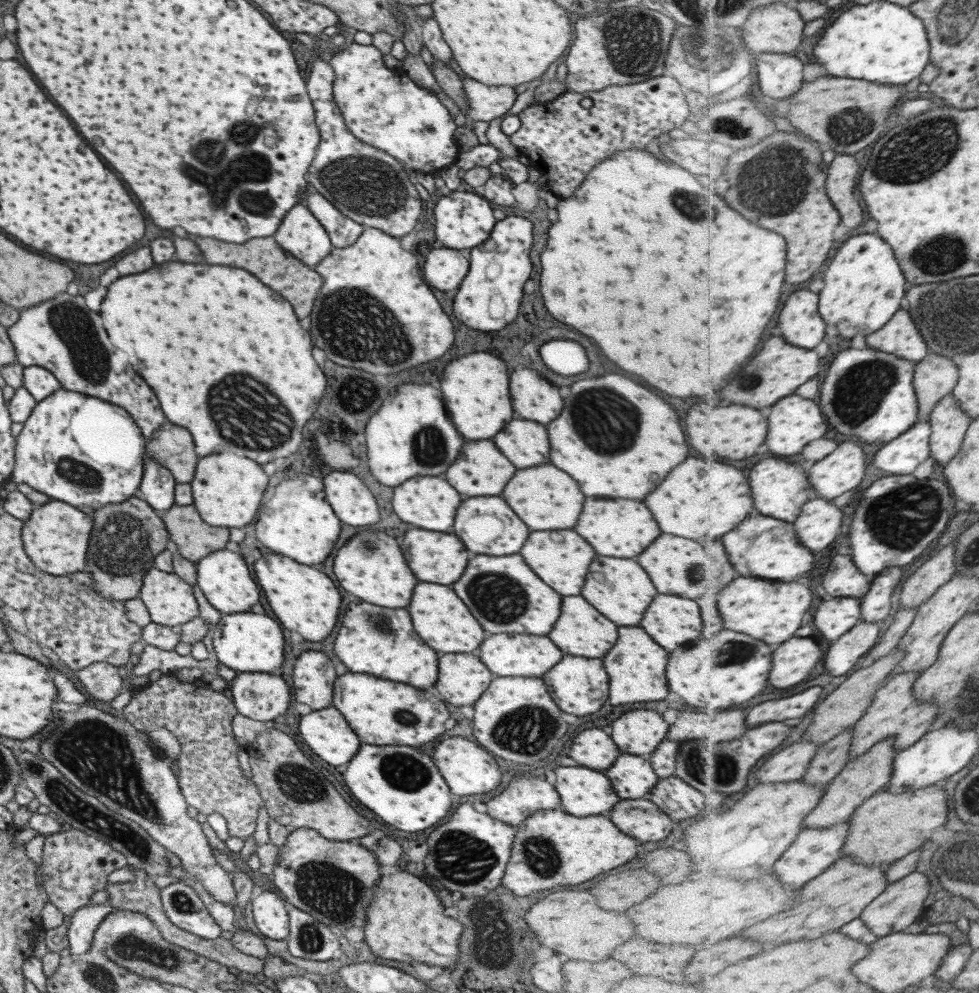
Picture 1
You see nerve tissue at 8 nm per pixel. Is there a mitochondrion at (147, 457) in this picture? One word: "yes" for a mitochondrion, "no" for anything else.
no

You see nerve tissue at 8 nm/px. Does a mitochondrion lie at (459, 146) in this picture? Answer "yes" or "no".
no

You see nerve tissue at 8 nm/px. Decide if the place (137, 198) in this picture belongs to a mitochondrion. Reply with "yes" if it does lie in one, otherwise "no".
no

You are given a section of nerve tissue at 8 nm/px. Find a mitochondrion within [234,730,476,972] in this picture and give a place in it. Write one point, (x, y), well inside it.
(333, 894)

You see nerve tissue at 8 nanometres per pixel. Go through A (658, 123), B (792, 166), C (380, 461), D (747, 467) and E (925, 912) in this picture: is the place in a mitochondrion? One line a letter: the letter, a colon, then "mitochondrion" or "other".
A: other
B: mitochondrion
C: other
D: other
E: other

